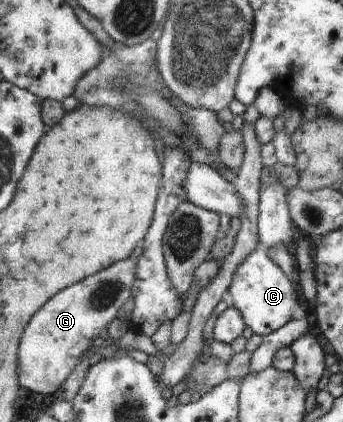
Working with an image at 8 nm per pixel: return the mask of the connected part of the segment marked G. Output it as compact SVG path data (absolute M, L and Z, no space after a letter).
M131 256L126 260L118 261L110 268L86 277L83 281L56 293L56 296L53 296L31 318L31 322L23 334L22 343L19 345L19 385L21 387L32 393L42 394L42 396L53 395L56 389L62 387L66 377L72 373L72 369L76 369L76 365L80 363L84 353L90 349L92 341L98 338L102 331L106 331L106 327L116 319L118 309L130 297L130 289L135 287L136 263L138 263L138 259Z

